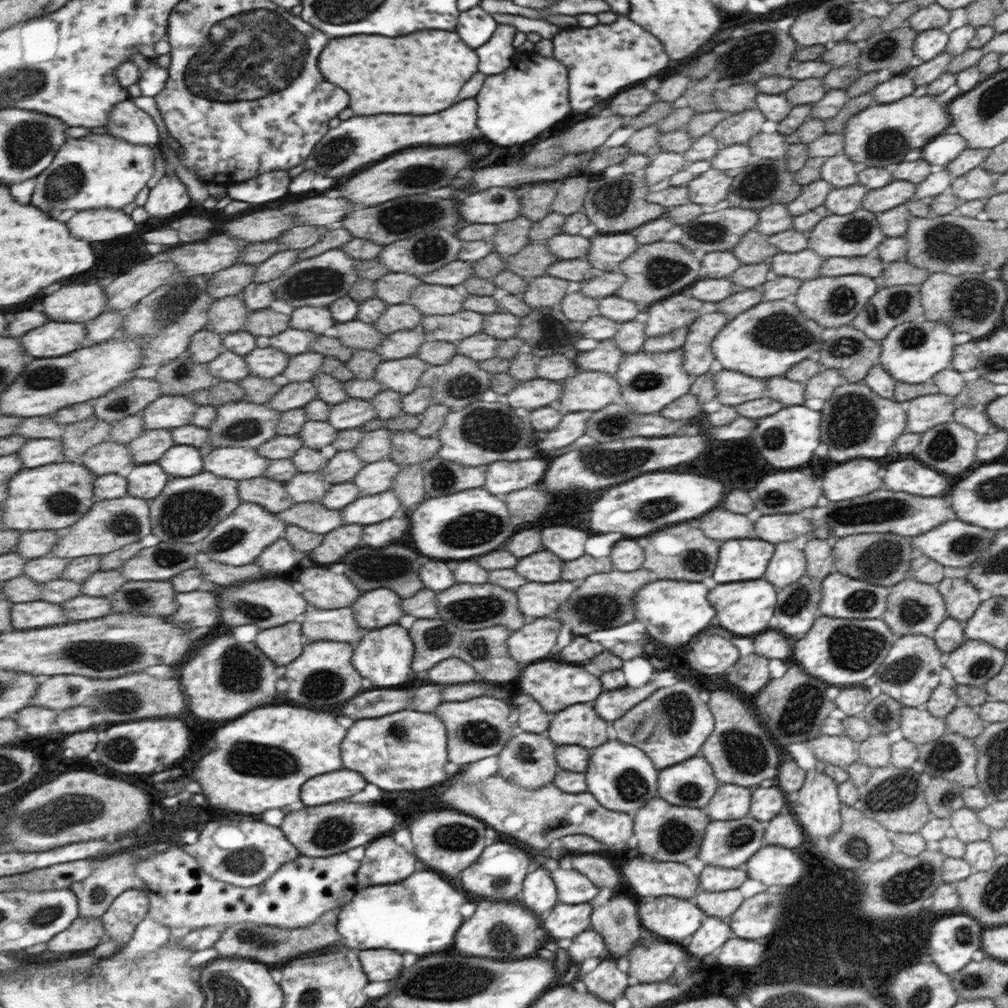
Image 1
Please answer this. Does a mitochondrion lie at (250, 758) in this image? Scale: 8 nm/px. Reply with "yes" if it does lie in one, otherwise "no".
yes

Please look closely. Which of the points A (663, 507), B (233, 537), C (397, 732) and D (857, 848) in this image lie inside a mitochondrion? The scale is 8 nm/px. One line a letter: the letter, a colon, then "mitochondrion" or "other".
A: mitochondrion
B: mitochondrion
C: mitochondrion
D: mitochondrion

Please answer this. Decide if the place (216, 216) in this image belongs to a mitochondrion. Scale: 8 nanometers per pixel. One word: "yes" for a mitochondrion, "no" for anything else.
no

